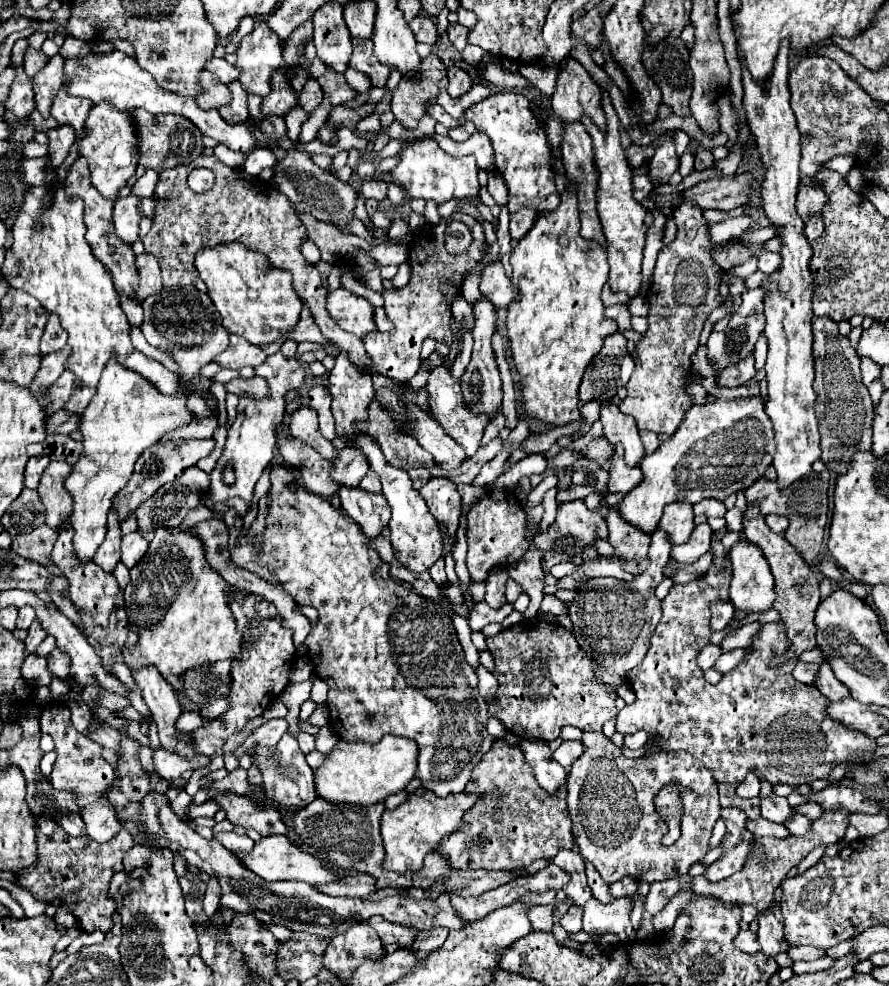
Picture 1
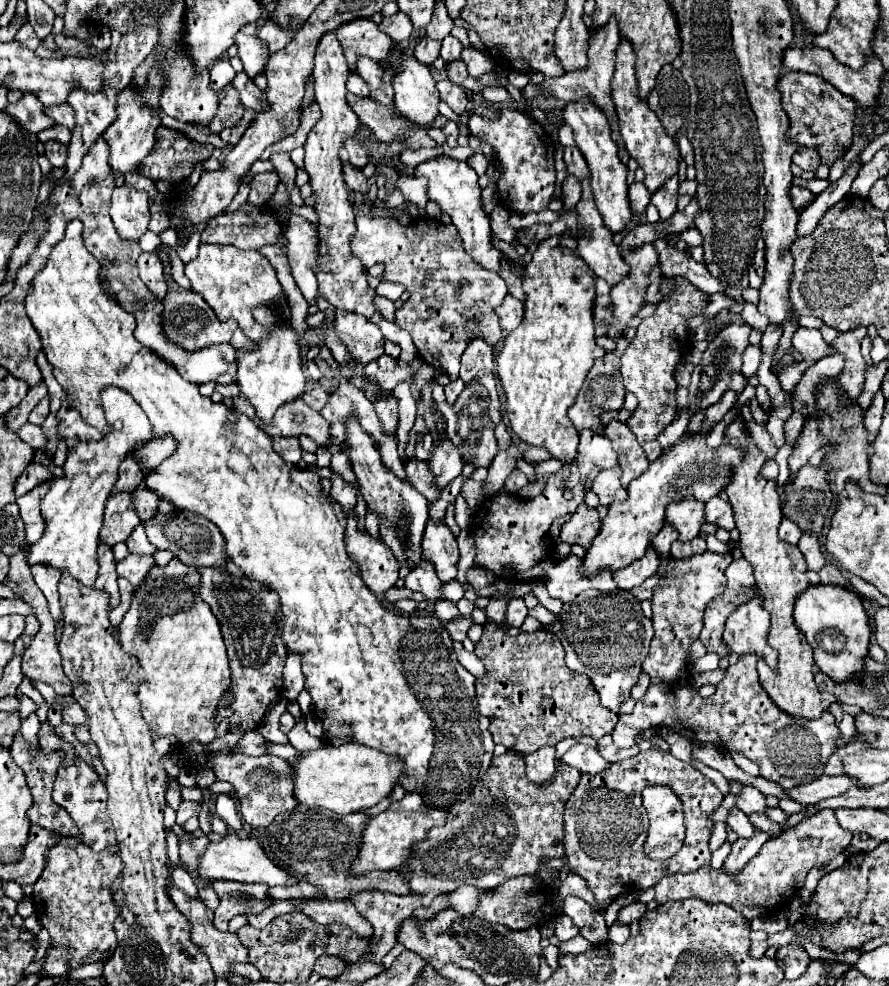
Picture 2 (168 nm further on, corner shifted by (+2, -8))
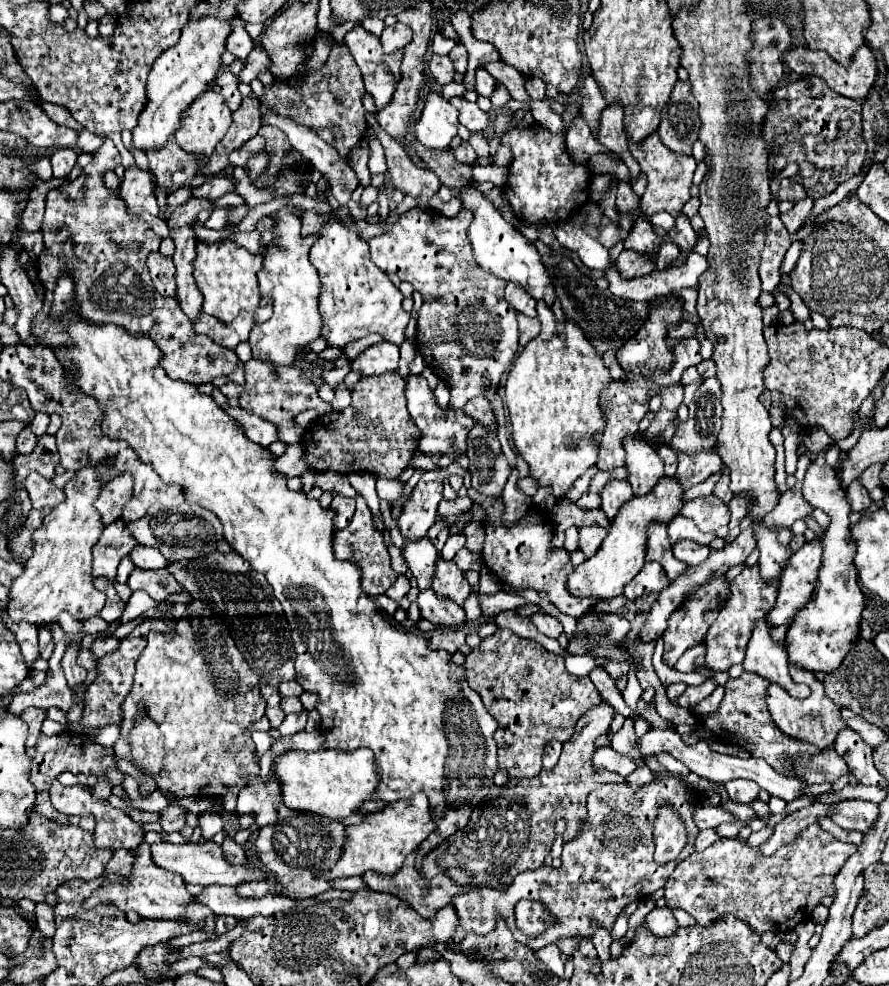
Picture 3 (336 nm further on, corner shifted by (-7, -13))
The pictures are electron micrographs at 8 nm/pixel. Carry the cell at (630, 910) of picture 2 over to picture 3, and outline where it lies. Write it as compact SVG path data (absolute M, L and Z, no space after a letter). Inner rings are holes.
M655 907L653 911L647 913L647 927L659 935L659 937L665 937L665 935L671 935L679 925L675 921L675 917L671 915L671 911L667 907Z

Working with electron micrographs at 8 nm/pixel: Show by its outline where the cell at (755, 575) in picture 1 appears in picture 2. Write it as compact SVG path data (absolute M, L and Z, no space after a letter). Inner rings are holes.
M756 594L748 604L742 604L728 616L724 642L738 656L756 654L772 670L776 670L778 654L768 646L768 632L770 632L770 616L760 606L760 596Z

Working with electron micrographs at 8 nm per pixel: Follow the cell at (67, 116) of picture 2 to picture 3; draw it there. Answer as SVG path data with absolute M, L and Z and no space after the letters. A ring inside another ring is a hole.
M41 103L41 109L47 113L47 117L51 121L55 121L57 125L65 125L65 127L71 127L75 131L81 131L81 125L77 125L77 121L73 121L71 113L61 107L61 105L55 105L55 103Z

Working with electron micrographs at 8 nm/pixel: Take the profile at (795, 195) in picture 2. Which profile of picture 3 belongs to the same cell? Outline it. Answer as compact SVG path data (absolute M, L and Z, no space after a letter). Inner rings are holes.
M781 179L781 189L779 189L779 201L793 201L793 203L799 203L807 197L803 185L799 183L789 183L789 179Z

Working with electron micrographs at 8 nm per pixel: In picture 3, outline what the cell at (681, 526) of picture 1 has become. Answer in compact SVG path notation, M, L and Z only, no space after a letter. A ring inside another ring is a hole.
M707 495L707 497L697 497L691 499L683 505L681 509L683 517L689 517L695 521L695 525L707 533L707 531L717 531L719 527L725 527L729 523L729 509L725 503L721 503L721 499L717 499L715 495Z

